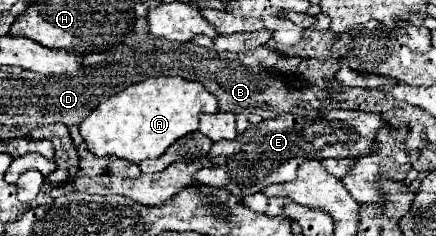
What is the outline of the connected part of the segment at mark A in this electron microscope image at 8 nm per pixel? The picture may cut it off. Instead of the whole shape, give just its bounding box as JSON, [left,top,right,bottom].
[79,77,217,163]

